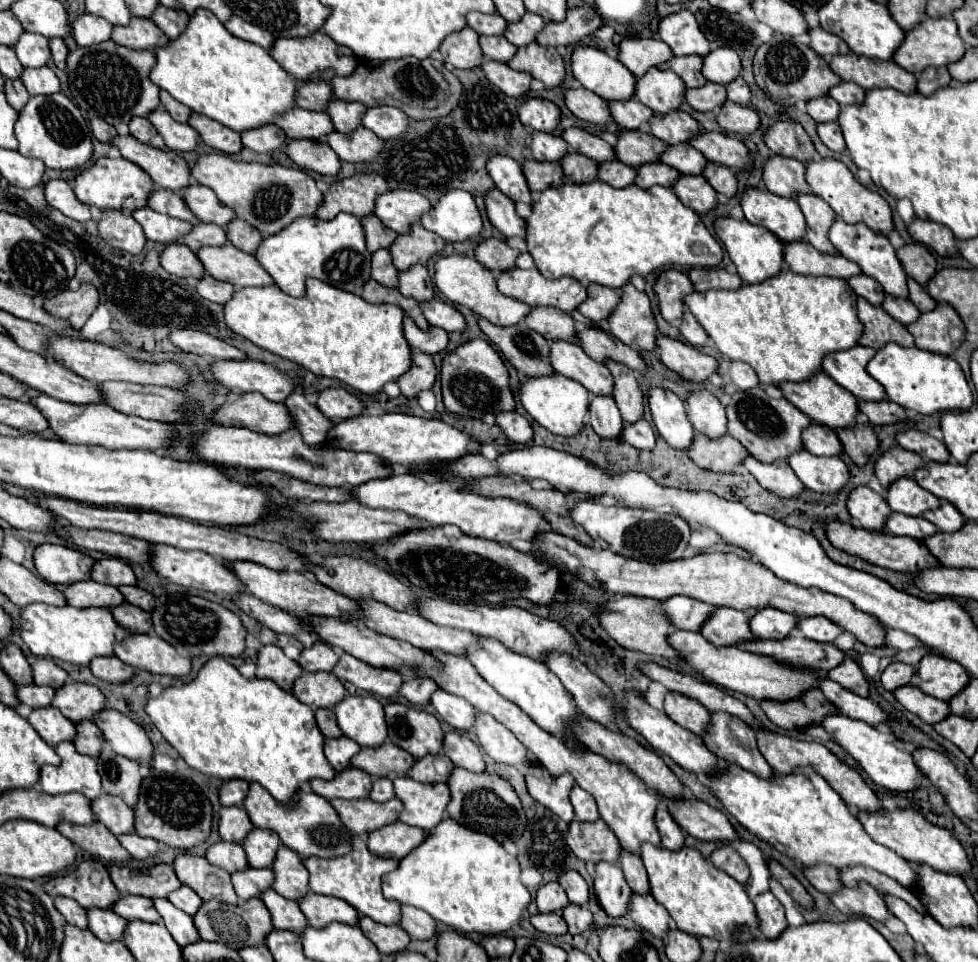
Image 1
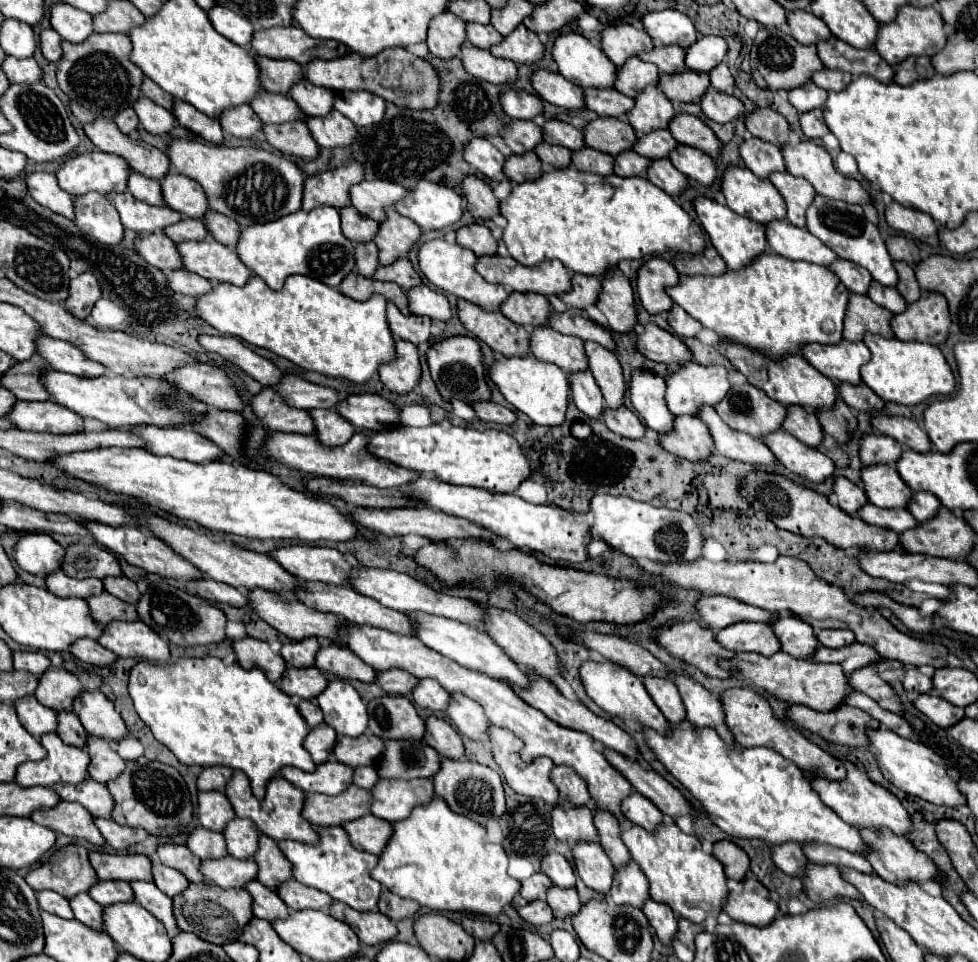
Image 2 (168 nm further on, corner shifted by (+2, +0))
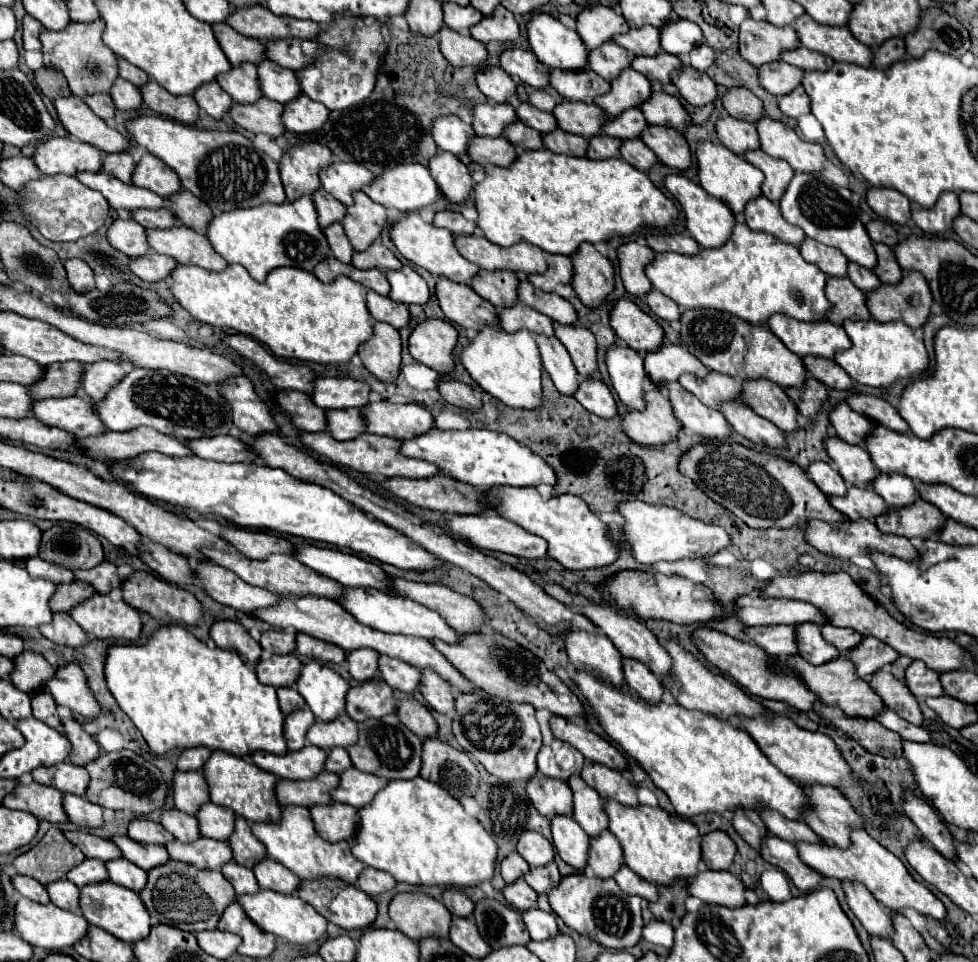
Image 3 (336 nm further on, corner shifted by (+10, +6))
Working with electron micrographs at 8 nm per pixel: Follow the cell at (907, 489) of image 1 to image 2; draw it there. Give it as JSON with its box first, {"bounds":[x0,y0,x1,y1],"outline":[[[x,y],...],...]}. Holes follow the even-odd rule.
{"bounds":[861,465,911,507],"outline":[[[869,465],[861,467],[861,483],[867,499],[877,507],[905,507],[911,489],[897,475],[895,465]]]}

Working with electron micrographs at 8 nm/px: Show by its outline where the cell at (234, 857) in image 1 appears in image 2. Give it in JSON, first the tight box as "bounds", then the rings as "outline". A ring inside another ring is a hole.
{"bounds":[187,825,227,859],"outline":[[[197,825],[187,835],[187,847],[199,859],[219,859],[221,855],[227,855],[223,835],[217,833],[217,831],[209,831],[209,829],[201,827],[201,825]]]}

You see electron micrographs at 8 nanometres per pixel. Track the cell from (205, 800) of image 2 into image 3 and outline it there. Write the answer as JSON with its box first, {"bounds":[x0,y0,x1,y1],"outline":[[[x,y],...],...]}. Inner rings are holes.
{"bounds":[173,771,209,815],"outline":[[[177,771],[173,777],[173,795],[175,807],[187,815],[197,815],[201,805],[209,803],[209,785],[203,777],[203,771]]]}

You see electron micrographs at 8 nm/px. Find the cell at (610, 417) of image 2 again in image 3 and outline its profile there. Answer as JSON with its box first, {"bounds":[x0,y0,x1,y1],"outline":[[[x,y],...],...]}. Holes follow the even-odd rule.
{"bounds":[573,379,617,419],"outline":[[[581,379],[579,391],[573,397],[597,417],[609,419],[617,415],[617,403],[601,379]]]}

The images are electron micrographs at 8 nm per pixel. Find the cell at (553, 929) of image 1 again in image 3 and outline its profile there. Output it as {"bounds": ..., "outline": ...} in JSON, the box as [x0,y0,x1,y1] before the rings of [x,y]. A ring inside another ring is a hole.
{"bounds":[503,879,537,911],"outline":[[[523,879],[515,881],[513,885],[507,885],[503,889],[503,895],[505,895],[507,903],[511,907],[515,907],[517,911],[527,911],[537,905],[537,893]]]}

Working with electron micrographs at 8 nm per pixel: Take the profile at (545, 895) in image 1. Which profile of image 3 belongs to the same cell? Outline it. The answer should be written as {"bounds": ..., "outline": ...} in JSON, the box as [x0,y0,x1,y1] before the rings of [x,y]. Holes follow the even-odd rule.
{"bounds":[501,853,529,883],"outline":[[[511,853],[501,861],[501,877],[505,883],[515,883],[525,877],[525,873],[529,873],[529,863],[519,853]]]}

